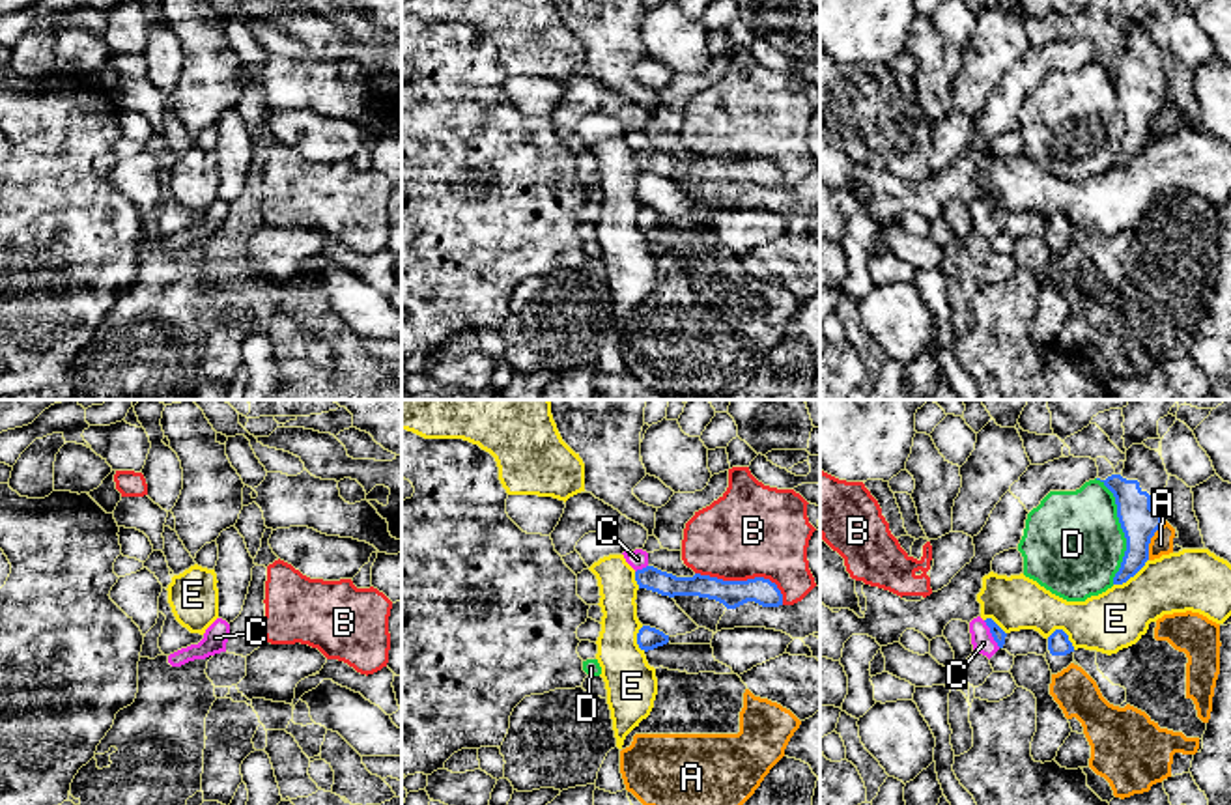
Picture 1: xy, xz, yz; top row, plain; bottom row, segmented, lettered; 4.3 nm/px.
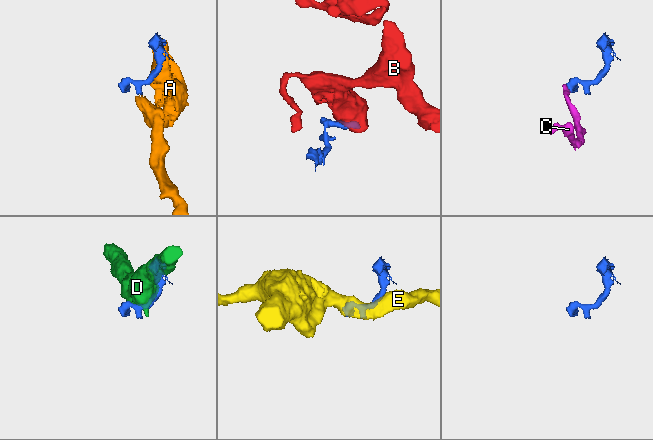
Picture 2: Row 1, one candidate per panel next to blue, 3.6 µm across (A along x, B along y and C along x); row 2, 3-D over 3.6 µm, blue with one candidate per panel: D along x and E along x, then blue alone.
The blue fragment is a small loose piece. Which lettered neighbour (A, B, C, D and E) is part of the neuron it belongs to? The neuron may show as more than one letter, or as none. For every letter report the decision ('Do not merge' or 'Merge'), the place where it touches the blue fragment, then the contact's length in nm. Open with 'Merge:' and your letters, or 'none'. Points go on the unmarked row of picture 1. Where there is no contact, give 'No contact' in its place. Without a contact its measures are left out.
Merge: C
A: Do not merge. Touches blue at yz (1151, 118). Shared border 200 nm
B: Do not merge. Touches blue at xz (748, 161). Shared border 400 nm
C: Merge. Touches blue at yz (990, 213). Shared border 140 nm
D: Do not merge. Touches blue at yz (1123, 112). Shared border 460 nm
E: Do not merge. Touches blue at yz (1131, 157). Shared border 190 nm

